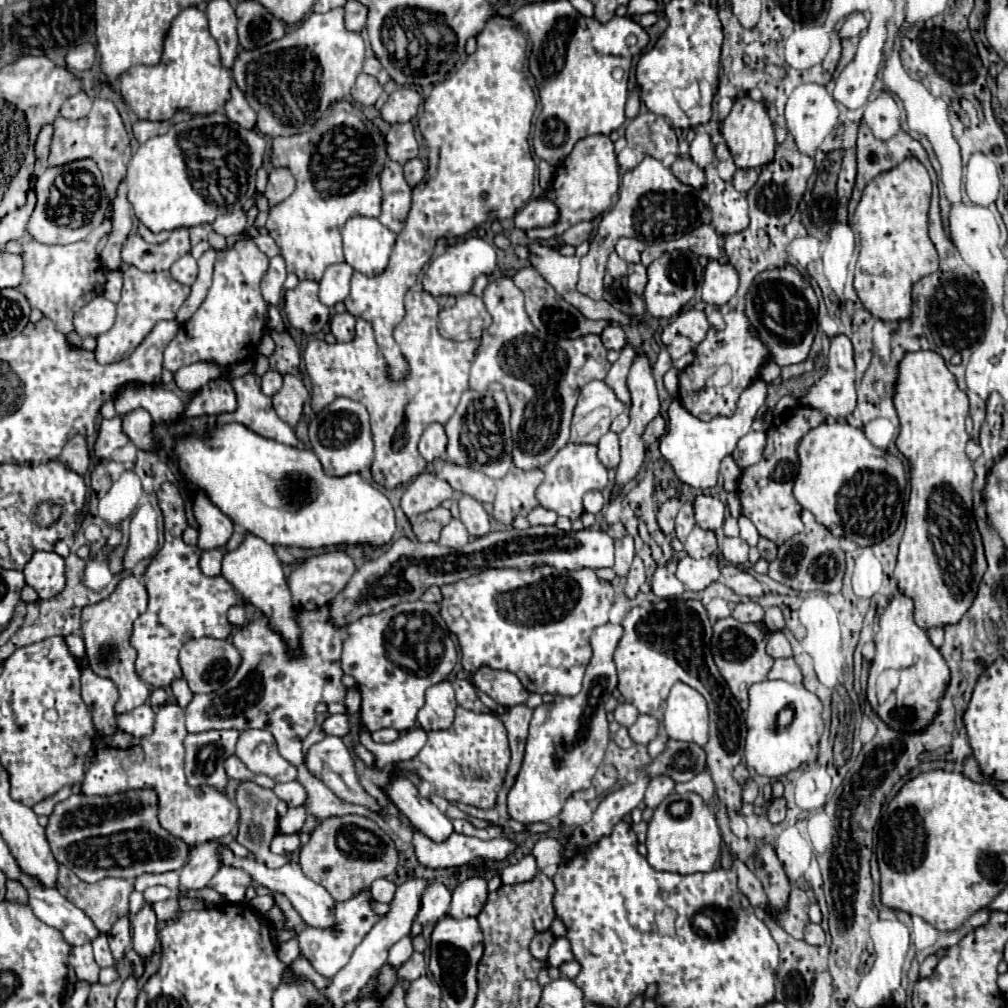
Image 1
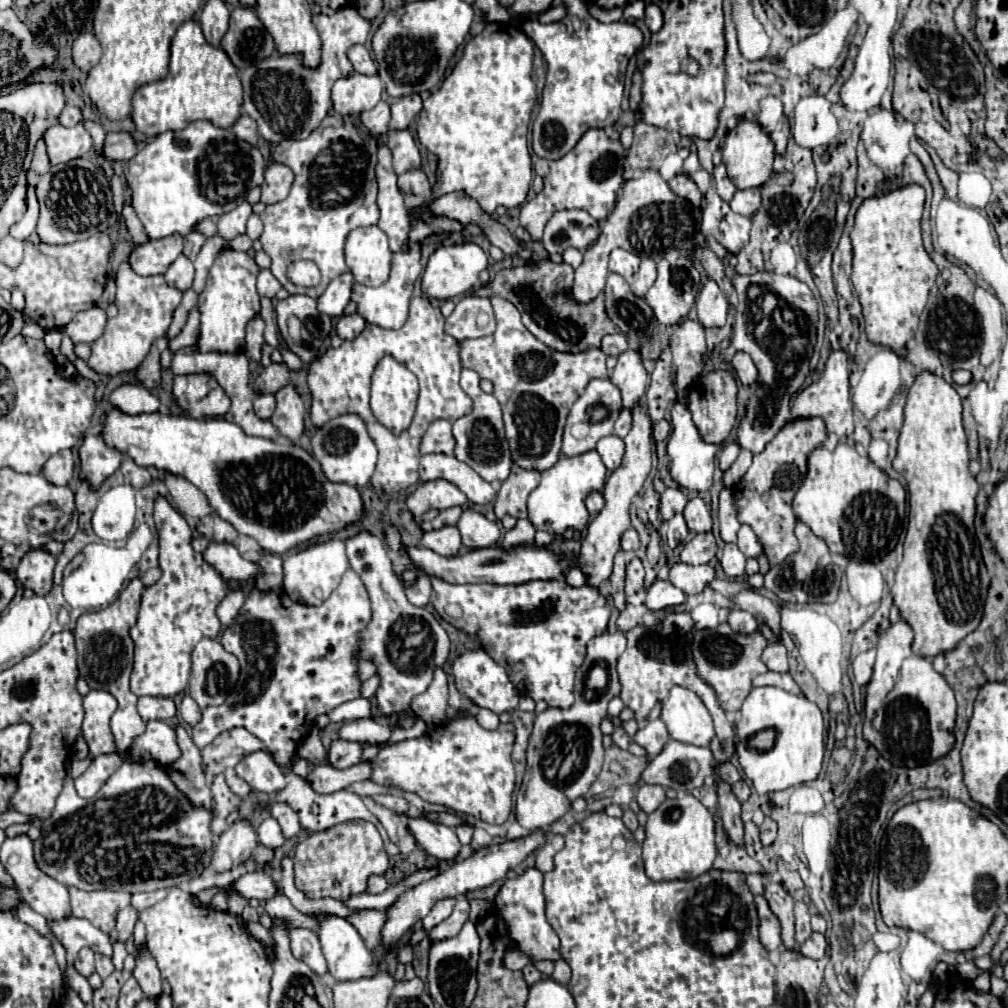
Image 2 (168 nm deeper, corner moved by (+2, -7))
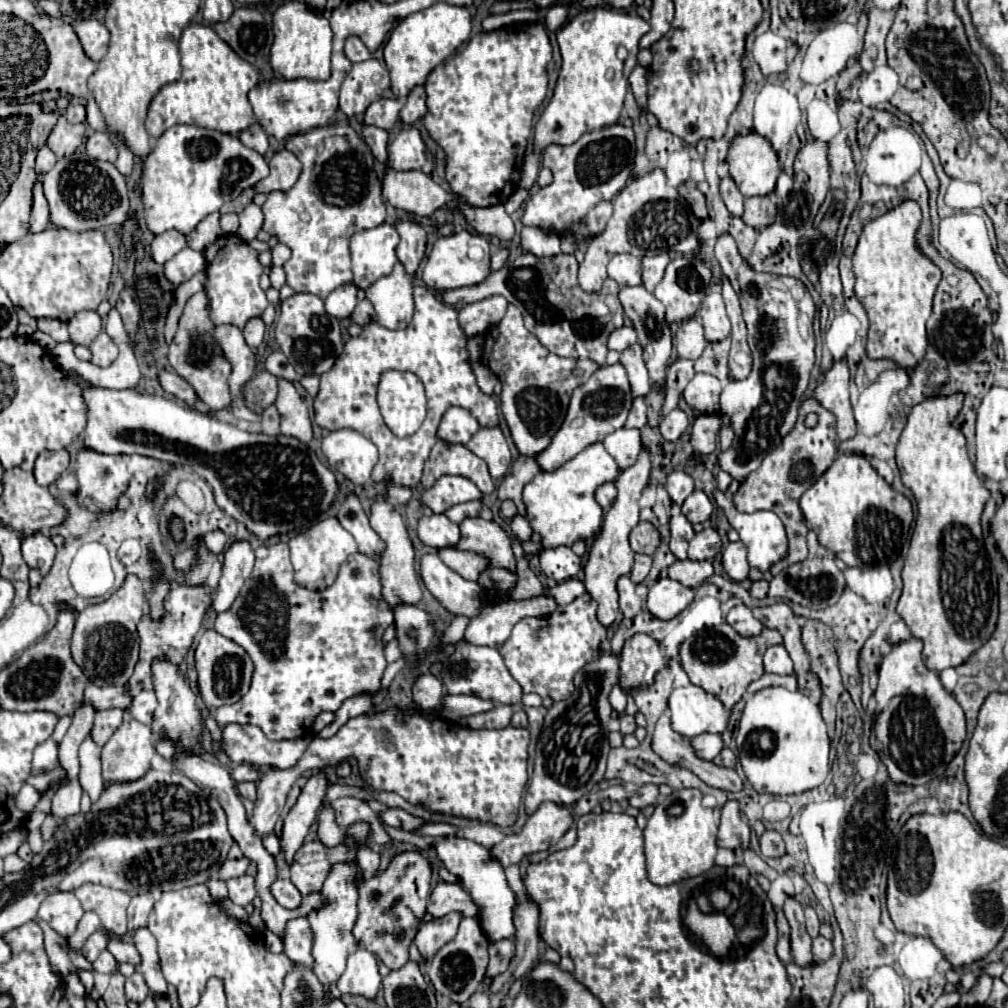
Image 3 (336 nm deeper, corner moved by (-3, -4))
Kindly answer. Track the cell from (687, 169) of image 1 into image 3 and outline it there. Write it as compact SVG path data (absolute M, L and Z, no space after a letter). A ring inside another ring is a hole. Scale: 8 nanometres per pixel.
M687 181L683 185L679 185L679 193L689 201L693 213L699 217L699 219L705 219L707 217L707 207L705 207L705 195L697 189L695 183Z

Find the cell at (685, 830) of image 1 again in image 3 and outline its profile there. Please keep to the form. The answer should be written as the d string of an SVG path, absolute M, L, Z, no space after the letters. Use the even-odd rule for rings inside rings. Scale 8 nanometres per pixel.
M681 789L661 799L645 827L647 877L655 885L671 885L697 877L715 865L719 819L715 811L701 805L699 789Z

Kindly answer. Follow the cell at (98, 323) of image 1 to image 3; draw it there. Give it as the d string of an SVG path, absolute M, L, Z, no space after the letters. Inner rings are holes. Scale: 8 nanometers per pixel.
M79 311L69 321L69 335L71 343L75 345L91 345L91 341L101 333L103 319L97 311Z

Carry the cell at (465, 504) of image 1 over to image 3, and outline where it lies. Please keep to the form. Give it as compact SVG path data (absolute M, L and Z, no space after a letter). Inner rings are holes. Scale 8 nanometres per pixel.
M473 517L461 523L461 551L475 551L489 557L491 565L515 571L515 555L511 551L509 535L495 521Z

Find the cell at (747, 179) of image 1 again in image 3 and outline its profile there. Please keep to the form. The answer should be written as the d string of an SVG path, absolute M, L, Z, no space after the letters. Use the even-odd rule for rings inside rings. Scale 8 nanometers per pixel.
M759 195L759 197L747 197L745 199L745 213L743 221L755 229L761 229L769 223L775 221L775 205L769 195Z

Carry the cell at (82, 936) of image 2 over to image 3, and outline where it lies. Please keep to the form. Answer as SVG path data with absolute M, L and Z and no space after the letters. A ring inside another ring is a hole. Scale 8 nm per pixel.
M109 939L107 951L111 951L119 963L131 963L131 965L139 967L139 953L137 953L133 943L121 941L121 939Z

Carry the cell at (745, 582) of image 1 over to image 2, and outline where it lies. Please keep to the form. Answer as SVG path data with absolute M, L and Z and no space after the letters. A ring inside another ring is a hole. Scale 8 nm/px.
M742 590L736 594L734 598L742 610L750 612L760 624L766 624L776 636L780 636L782 628L780 628L780 610L774 602L770 602L768 598L764 598L762 594L758 594L756 590Z

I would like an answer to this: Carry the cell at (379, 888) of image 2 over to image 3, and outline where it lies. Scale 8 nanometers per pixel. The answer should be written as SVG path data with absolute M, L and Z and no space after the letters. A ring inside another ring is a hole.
M365 847L357 853L357 861L359 861L359 867L363 869L365 877L373 877L379 871L379 853L375 853L369 847Z

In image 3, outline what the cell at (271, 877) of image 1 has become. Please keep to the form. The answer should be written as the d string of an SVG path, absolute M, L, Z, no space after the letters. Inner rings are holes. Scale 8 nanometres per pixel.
M357 945L355 953L349 953L347 967L343 975L337 981L337 989L351 995L361 995L365 999L375 999L381 985L381 973L379 973L379 961L375 953L363 949L363 945Z

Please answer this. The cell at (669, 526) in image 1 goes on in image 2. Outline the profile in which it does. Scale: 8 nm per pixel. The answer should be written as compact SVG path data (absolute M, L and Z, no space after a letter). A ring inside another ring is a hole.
M666 488L660 494L660 514L664 516L664 520L670 520L670 516L680 514L686 506L688 498L684 496L684 492L680 488Z

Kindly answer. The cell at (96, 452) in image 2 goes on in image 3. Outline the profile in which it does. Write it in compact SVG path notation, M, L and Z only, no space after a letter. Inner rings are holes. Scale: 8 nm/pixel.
M81 447L77 453L77 479L79 479L79 501L95 511L103 513L115 507L117 499L123 495L123 491L129 485L131 473L127 471L127 455L105 455L105 453L95 453L93 449Z

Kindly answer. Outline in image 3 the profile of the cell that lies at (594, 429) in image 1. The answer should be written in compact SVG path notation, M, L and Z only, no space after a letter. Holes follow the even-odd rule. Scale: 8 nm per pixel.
M621 363L615 365L605 365L599 371L591 375L587 383L577 387L571 397L571 405L567 411L567 417L561 425L561 429L555 433L551 445L535 457L535 461L541 465L543 471L555 471L569 459L573 459L579 451L585 447L599 443L605 439L605 435L617 431L623 427L627 413L631 409L631 391L629 391L629 381L627 373Z

